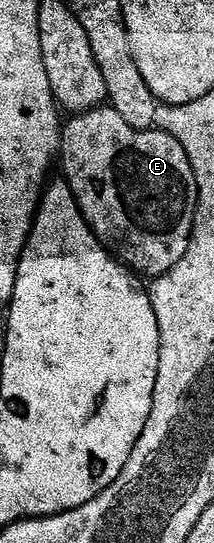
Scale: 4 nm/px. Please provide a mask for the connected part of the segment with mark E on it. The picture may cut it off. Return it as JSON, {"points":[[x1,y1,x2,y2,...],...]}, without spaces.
{"points":[[98,107,87,110,84,113,70,116,68,120,70,121,66,125,64,122,59,133,59,169,61,165,62,171,65,172,62,173,63,179,71,187,73,197,77,201,77,206,83,215,85,224,97,236,98,241,126,269,134,274,142,273,143,276,149,277,148,279,162,277,164,273,171,271,171,267,175,267,175,263,179,263,179,259,183,259,183,255,189,246,189,237,193,234,193,212,197,210,197,195,195,192,197,184,195,183,191,163,185,160,183,147,169,133,163,133,156,127,144,131,133,129,127,123,123,123,123,119,111,107]]}

